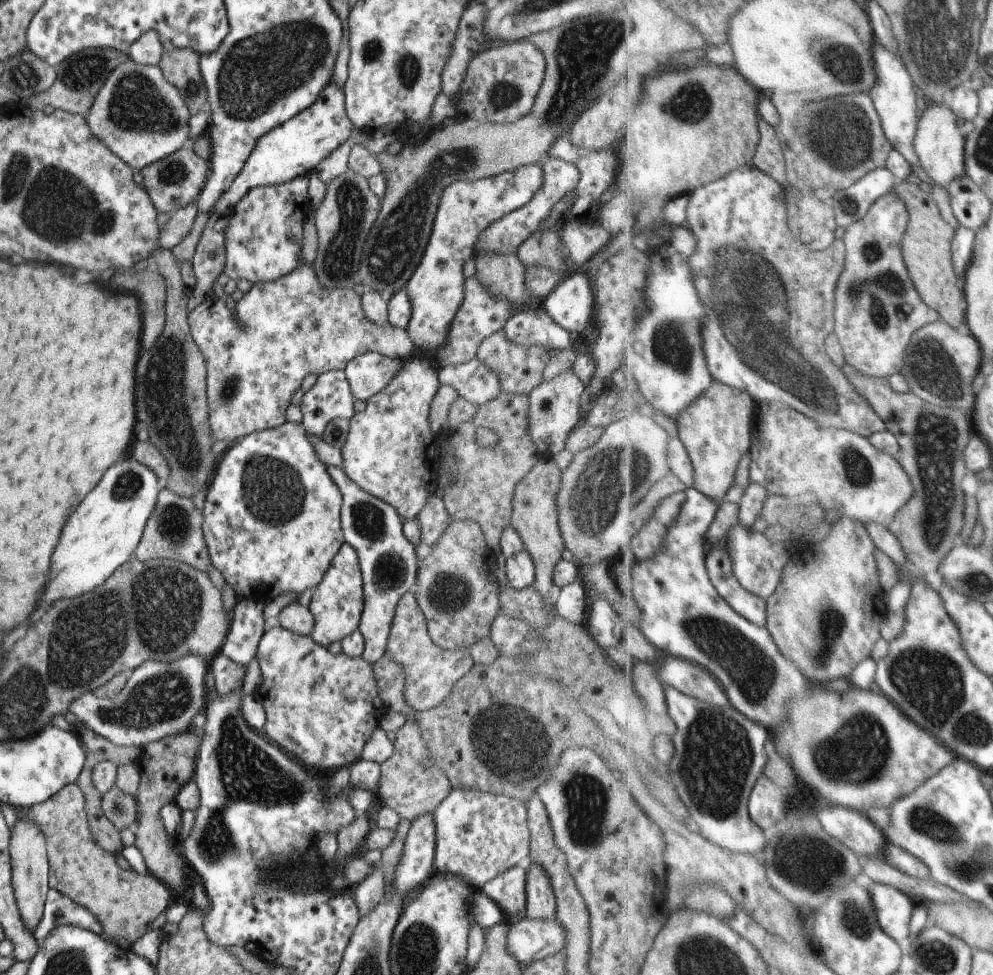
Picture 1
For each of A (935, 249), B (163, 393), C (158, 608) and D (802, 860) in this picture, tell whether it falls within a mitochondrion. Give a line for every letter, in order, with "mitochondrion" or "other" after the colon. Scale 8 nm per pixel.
A: other
B: mitochondrion
C: mitochondrion
D: mitochondrion

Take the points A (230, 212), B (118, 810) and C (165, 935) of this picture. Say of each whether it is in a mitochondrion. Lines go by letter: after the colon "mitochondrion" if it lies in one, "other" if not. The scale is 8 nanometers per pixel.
A: other
B: mitochondrion
C: other

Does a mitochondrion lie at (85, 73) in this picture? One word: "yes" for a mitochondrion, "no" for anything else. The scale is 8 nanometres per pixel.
yes

